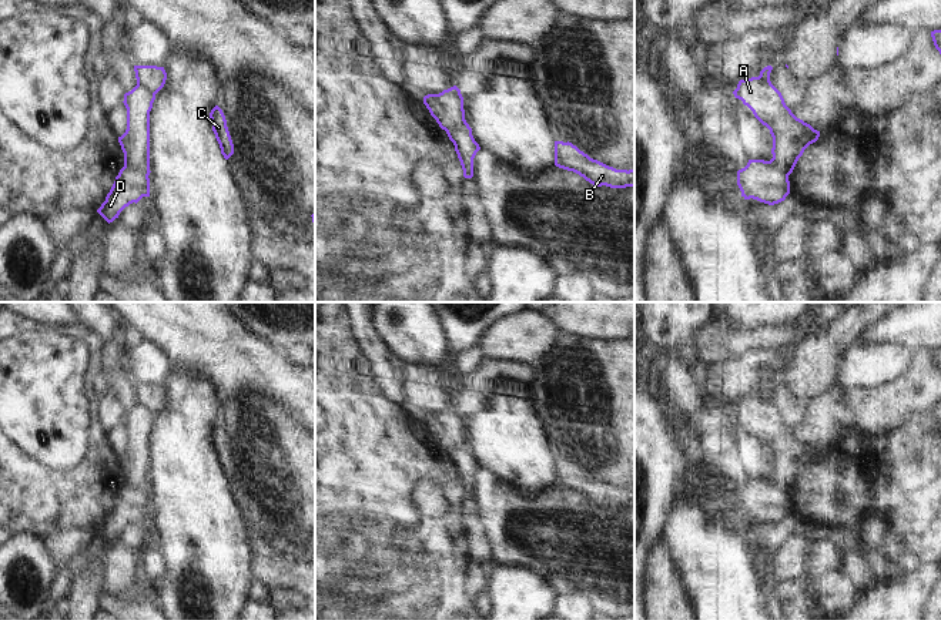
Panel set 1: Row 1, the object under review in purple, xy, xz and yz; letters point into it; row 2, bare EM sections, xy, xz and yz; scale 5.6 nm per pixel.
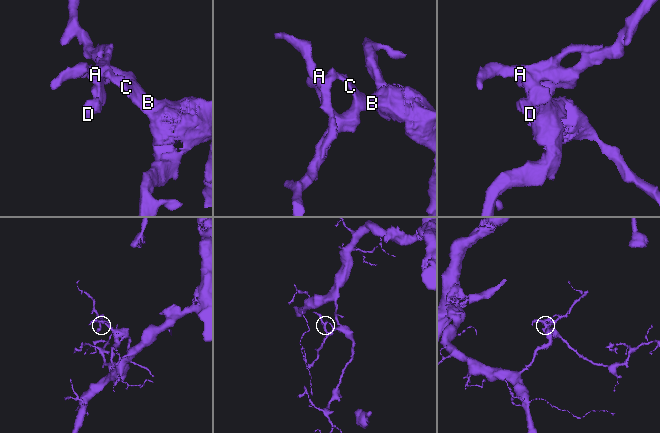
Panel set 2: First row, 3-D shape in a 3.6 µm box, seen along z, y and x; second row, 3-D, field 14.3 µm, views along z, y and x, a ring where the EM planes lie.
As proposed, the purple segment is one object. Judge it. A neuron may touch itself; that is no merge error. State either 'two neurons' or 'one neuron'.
two neurons

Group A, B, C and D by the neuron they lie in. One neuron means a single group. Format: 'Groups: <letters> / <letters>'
Groups: A B C / D

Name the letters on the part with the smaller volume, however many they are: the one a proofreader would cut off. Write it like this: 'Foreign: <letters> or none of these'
Foreign: D

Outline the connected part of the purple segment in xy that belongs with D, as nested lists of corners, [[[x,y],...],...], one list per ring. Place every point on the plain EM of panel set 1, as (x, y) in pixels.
[[[124,485],[97,532],[110,543],[125,526],[137,523],[143,516],[150,516],[150,497]]]

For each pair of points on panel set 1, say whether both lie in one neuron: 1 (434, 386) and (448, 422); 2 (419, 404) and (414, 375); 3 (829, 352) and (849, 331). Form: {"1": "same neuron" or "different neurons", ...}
{"1": "different neurons", "2": "same neuron", "3": "same neuron"}

